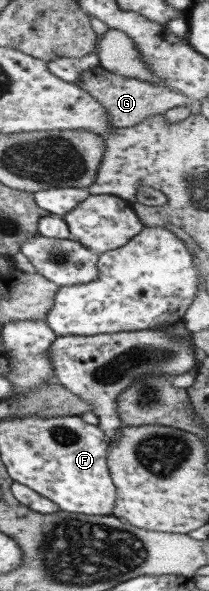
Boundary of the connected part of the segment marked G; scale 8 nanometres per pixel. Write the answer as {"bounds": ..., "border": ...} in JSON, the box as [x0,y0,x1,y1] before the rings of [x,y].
{"bounds":[74,66,190,129],"border":[[[94,66],[90,70],[80,72],[80,76],[74,80],[74,83],[102,105],[106,115],[108,115],[108,123],[116,128],[128,129],[134,124],[142,122],[148,116],[163,114],[171,108],[185,106],[190,103],[190,100],[182,93],[178,93],[164,85],[158,86],[158,84],[150,84],[150,82],[144,82],[144,80],[118,76],[100,66]]]}

